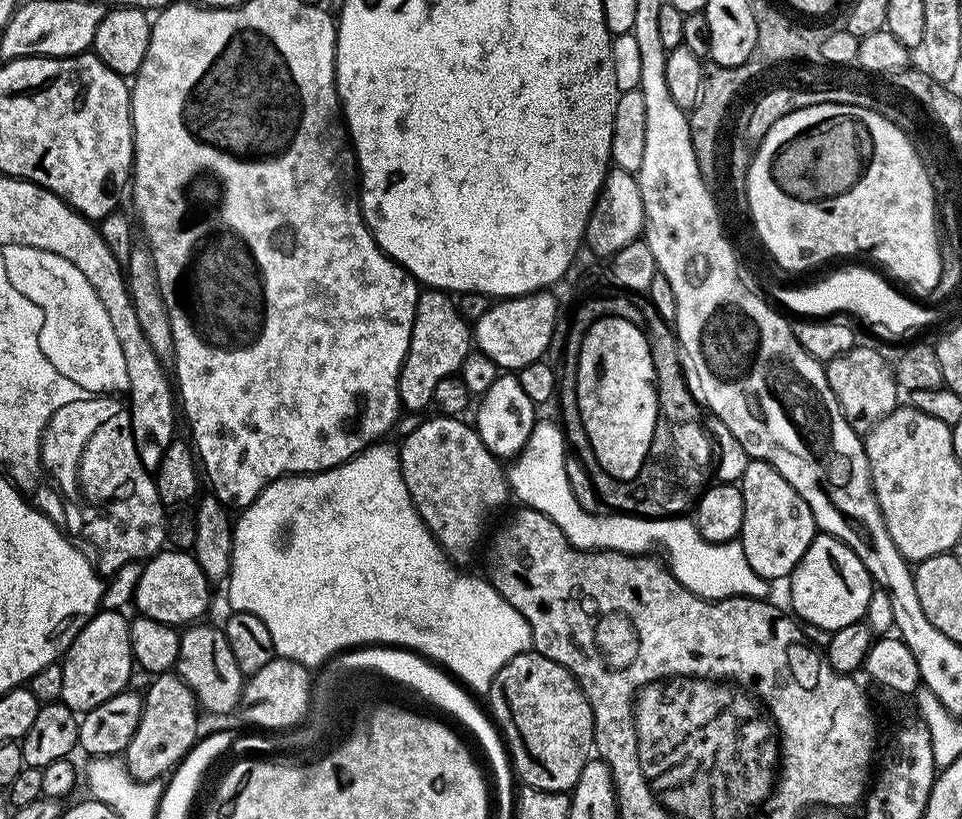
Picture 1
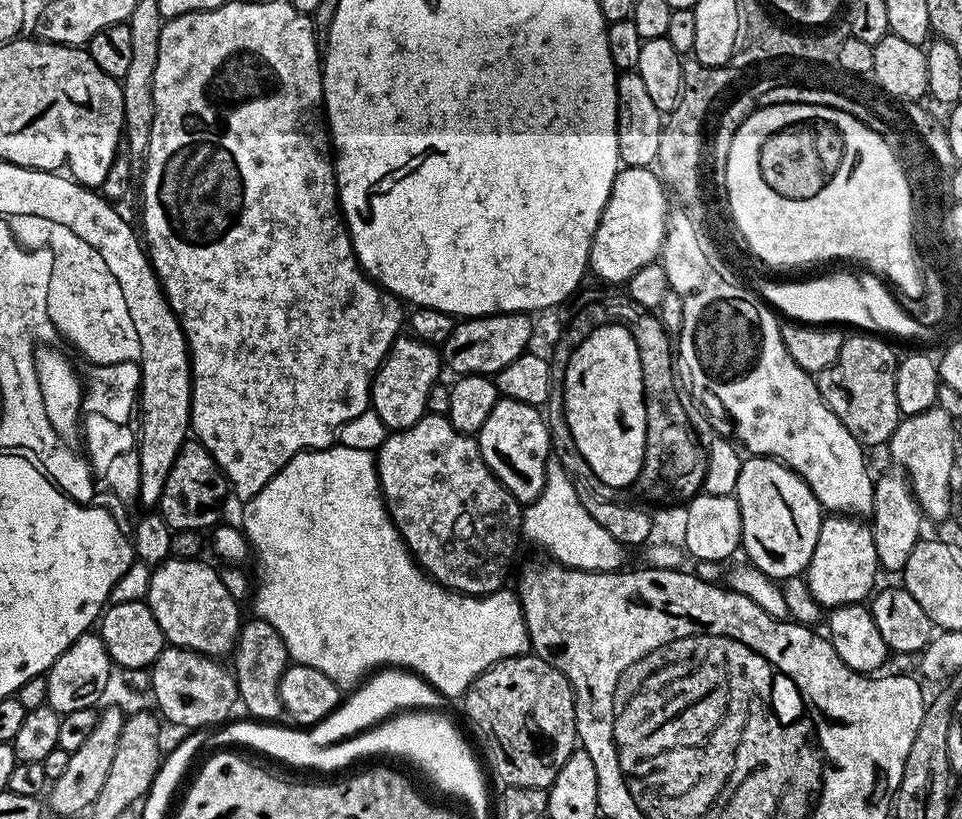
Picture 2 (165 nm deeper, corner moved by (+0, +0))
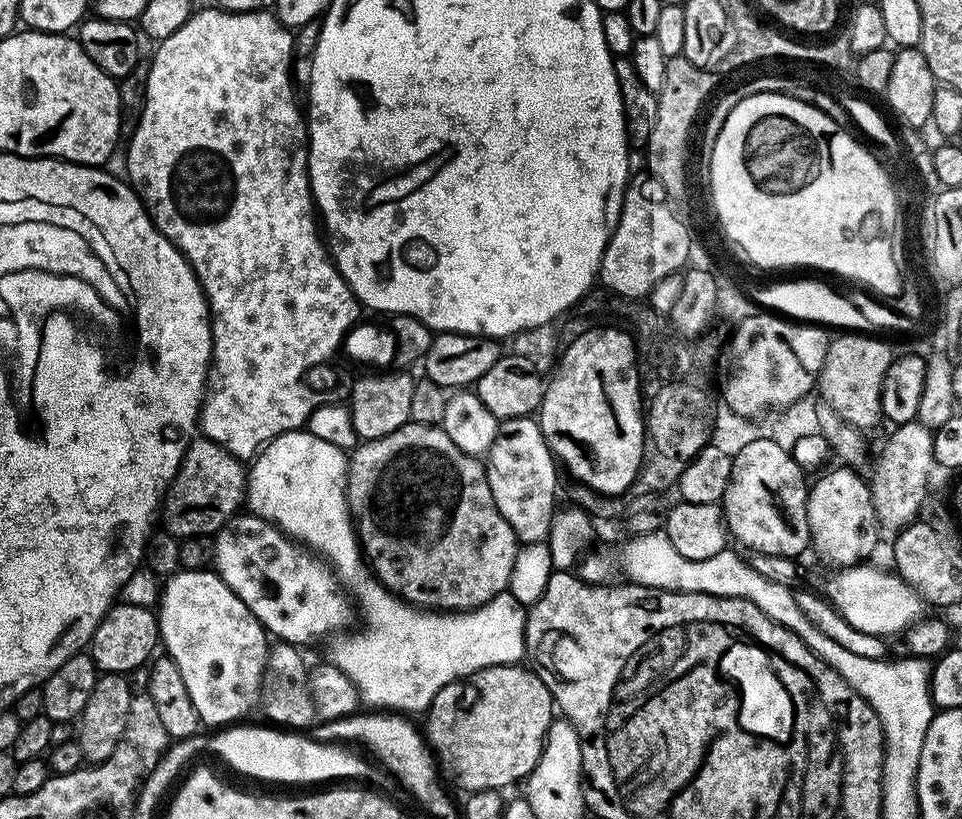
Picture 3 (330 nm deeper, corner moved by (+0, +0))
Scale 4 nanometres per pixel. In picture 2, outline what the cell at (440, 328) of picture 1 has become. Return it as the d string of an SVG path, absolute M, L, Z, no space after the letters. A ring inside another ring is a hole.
M401 334L396 337L392 344L392 349L388 352L388 357L380 364L380 369L376 372L376 377L372 379L372 403L370 408L377 412L386 428L389 430L399 430L414 426L428 412L428 399L430 390L441 379L442 356L433 345L424 340L417 340L408 334Z

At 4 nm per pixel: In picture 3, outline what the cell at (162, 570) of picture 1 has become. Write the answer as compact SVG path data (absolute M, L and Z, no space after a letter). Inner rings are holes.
M181 570L167 577L158 601L163 651L178 666L201 725L232 726L260 703L270 636L215 571Z

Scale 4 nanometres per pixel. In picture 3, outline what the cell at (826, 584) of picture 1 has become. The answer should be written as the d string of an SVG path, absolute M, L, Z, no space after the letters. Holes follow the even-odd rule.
M837 466L817 484L811 485L808 494L808 521L812 538L811 547L824 560L840 568L850 568L869 559L875 543L882 539L882 524L876 517L869 481L847 466Z

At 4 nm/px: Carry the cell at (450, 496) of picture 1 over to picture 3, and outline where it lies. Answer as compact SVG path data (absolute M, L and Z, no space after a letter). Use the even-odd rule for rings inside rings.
M409 422L403 424L398 430L394 430L394 434L386 434L386 438L361 443L351 453L348 461L348 500L367 563L376 573L376 577L400 599L418 608L441 612L471 612L473 608L483 608L491 600L503 597L509 591L516 556L521 550L515 530L511 528L510 522L502 516L502 511L498 510L498 506L495 505L488 481L487 467L477 457L458 450L458 446L454 446L454 442L450 442L450 438L444 433L443 427Z

